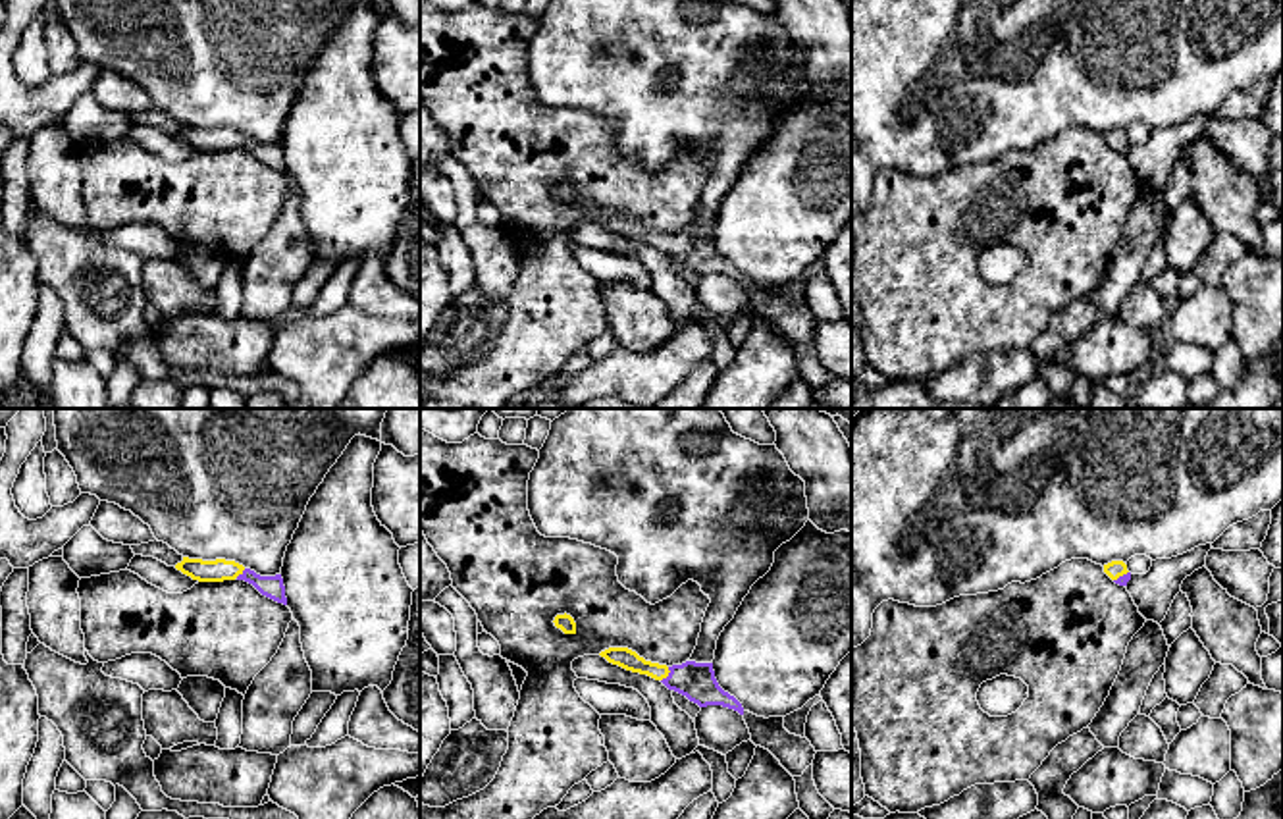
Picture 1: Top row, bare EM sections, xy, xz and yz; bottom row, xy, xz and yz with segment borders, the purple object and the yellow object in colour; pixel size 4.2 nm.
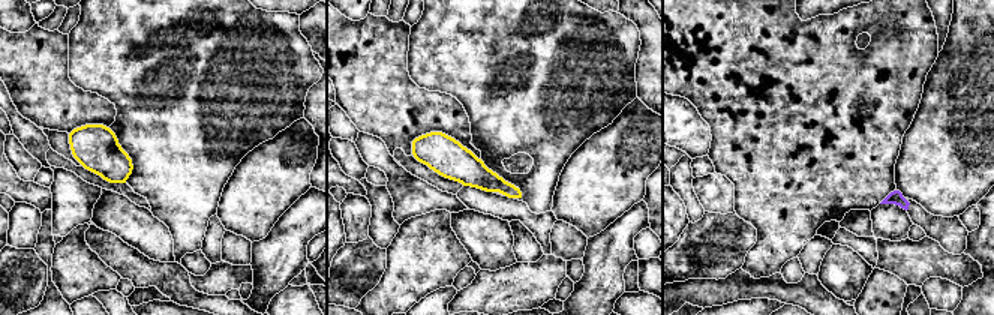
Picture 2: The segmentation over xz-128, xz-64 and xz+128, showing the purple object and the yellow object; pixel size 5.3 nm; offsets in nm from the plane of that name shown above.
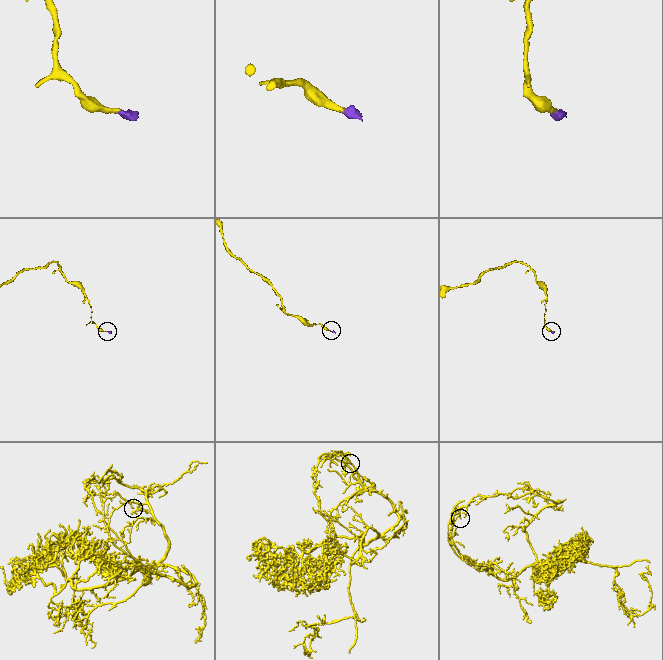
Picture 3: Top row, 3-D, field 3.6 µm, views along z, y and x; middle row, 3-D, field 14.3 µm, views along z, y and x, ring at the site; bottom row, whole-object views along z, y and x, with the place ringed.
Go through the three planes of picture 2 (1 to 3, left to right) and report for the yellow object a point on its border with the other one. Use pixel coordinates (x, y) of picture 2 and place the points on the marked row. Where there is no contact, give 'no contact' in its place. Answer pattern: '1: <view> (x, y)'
1: no contact
2: no contact
3: no contact

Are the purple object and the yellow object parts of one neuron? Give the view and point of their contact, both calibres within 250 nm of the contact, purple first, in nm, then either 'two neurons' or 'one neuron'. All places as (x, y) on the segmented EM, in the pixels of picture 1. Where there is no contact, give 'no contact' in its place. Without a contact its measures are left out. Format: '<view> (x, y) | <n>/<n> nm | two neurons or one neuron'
xz (669, 675) | 160/90 nm | one neuron

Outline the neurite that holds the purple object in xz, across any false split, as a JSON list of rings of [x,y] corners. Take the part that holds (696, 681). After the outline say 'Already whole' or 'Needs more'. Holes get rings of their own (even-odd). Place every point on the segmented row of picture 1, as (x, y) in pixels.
[[[609,647],[599,655],[626,671],[647,674],[655,680],[661,680],[668,690],[686,696],[699,707],[722,705],[744,715],[742,703],[719,686],[713,663],[686,661],[682,665],[667,667],[645,661],[628,647]]]. Needs more

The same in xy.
[[[183,557],[183,561],[175,565],[175,568],[198,582],[223,582],[235,578],[245,580],[252,584],[262,595],[287,605],[281,574],[260,576],[254,570],[245,568],[235,561],[225,561],[225,559],[202,561],[202,559]]]. Needs more

